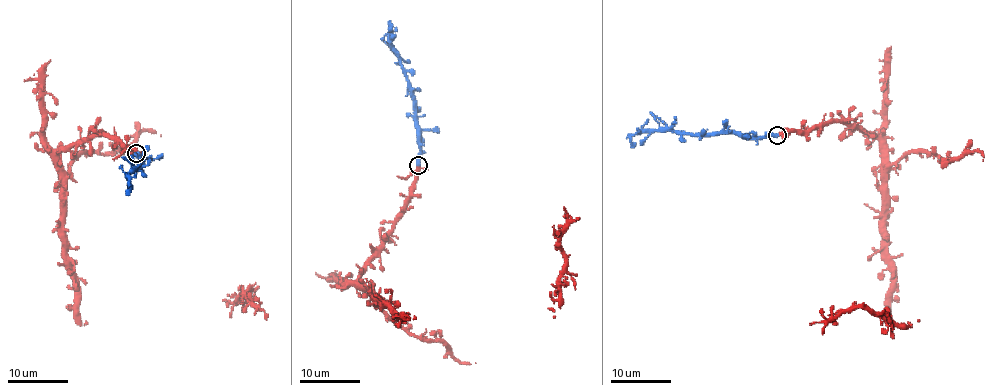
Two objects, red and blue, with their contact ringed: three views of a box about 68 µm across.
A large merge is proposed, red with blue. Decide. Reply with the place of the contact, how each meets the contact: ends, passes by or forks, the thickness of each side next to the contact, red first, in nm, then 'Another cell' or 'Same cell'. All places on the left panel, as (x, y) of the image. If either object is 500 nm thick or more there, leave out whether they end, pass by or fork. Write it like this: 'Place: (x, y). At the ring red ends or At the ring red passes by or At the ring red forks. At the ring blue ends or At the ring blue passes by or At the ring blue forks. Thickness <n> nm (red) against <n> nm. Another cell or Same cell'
Place: (136, 153). At the ring red passes by. At the ring blue ends. Thickness 280 nm (red) against 400 nm. Same cell

